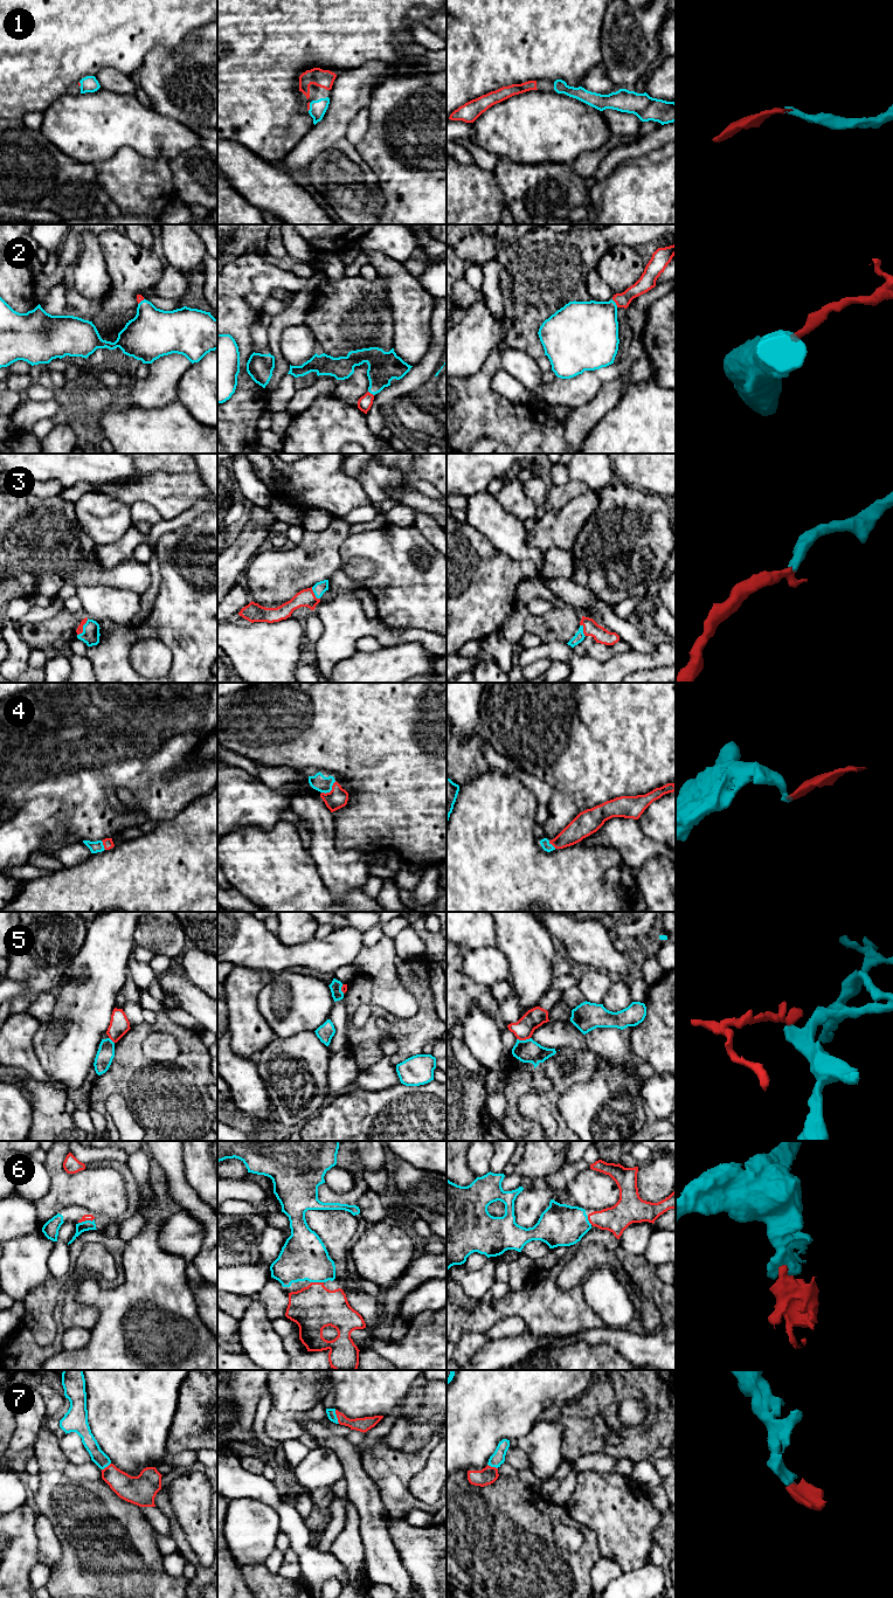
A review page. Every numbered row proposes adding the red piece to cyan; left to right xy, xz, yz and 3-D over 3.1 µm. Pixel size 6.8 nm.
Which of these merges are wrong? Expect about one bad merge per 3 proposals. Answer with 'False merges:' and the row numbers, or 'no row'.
False merges: 5

